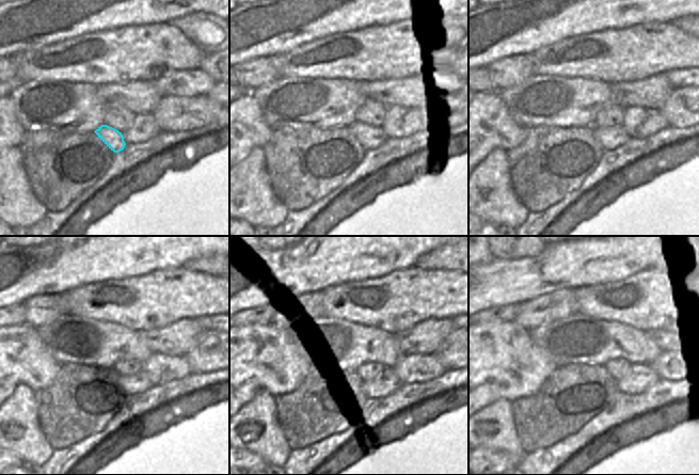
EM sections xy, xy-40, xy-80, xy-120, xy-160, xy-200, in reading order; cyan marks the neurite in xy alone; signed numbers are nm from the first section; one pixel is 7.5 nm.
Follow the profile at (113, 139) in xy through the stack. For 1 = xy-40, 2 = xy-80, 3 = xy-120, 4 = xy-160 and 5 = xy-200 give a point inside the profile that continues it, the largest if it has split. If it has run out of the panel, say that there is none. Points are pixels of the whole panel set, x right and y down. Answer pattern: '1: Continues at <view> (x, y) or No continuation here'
1: Continues at xy-40 (369, 137)
2: Continues at xy-80 (609, 138)
3: Continues at xy-120 (141, 381)
4: Continues at xy-160 (387, 381)
5: Continues at xy-200 (639, 377).

